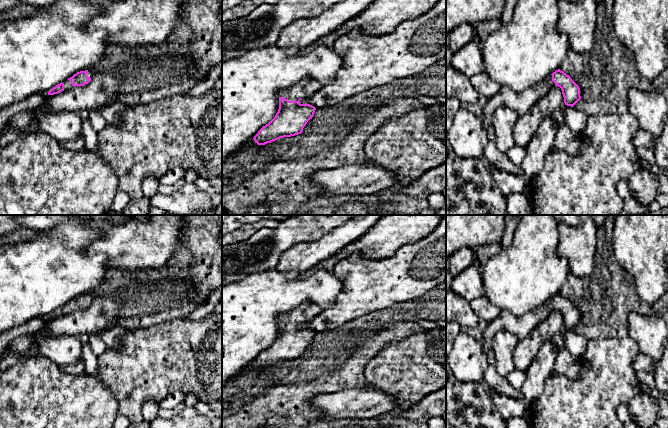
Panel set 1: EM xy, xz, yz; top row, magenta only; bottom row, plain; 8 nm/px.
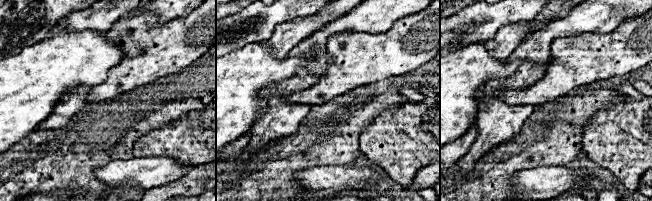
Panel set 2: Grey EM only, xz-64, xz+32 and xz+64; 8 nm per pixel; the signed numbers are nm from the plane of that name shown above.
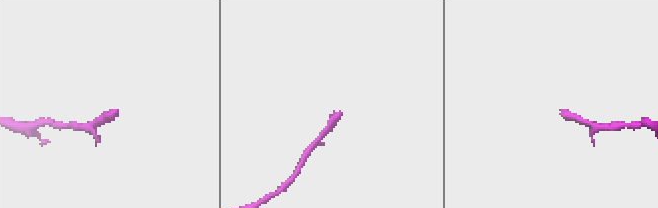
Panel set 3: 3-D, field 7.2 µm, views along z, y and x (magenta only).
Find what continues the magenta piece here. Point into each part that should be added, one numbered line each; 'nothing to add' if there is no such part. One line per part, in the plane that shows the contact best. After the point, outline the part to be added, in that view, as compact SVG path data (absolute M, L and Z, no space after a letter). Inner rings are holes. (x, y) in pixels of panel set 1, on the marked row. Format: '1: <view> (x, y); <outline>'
1: xz (304, 89); M306 78L297 84L279 92L279 97L284 97L288 101L298 101L300 98L309 98L322 88L322 84Z

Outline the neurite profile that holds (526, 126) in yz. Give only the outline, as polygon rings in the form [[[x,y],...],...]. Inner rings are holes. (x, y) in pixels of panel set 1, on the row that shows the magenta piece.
[[[554,85],[524,115],[519,116],[513,130],[515,144],[526,148],[540,124],[555,110],[564,105],[562,90]]]

